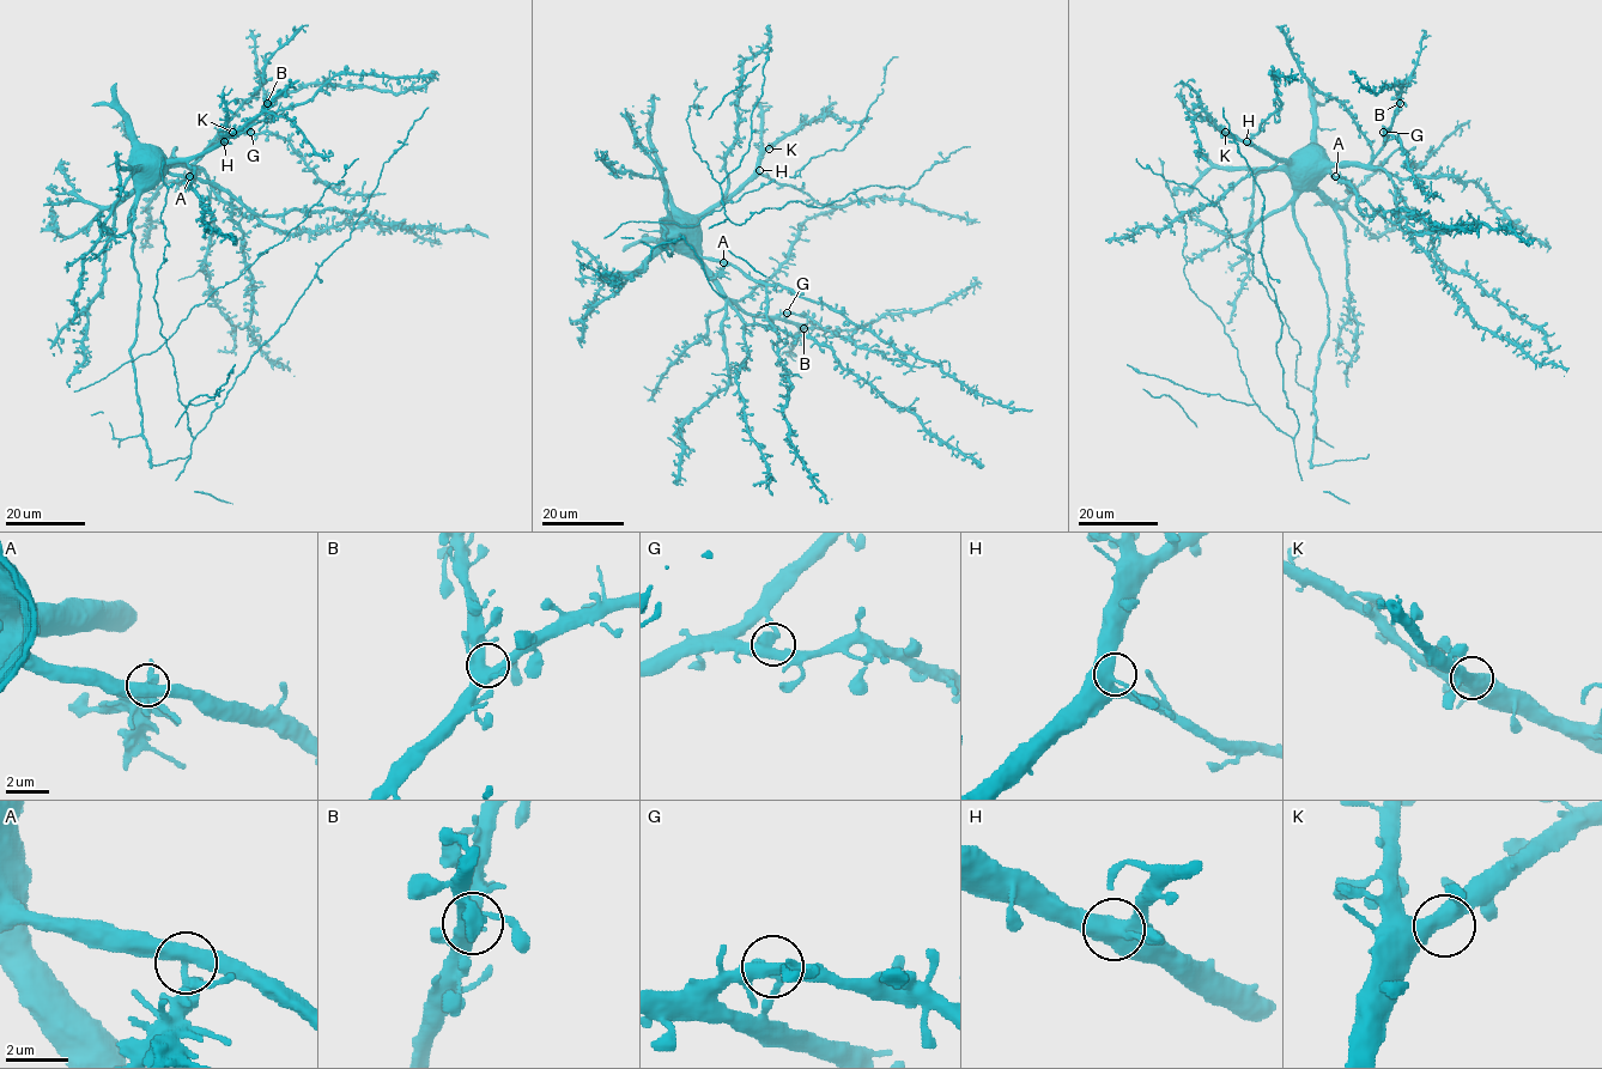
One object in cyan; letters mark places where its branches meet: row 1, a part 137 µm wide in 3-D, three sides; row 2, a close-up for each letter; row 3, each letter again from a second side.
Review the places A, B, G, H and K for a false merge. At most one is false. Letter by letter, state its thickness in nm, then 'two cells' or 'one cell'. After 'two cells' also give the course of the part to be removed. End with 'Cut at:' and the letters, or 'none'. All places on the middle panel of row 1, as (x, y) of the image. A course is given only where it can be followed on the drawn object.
A: 440 nm | two cells | (723, 262), (723, 275), (730, 279)
B: 500 nm | one cell
G: 420 nm | one cell
H: 460 nm | one cell
K: 440 nm | one cell
Cut at: A

